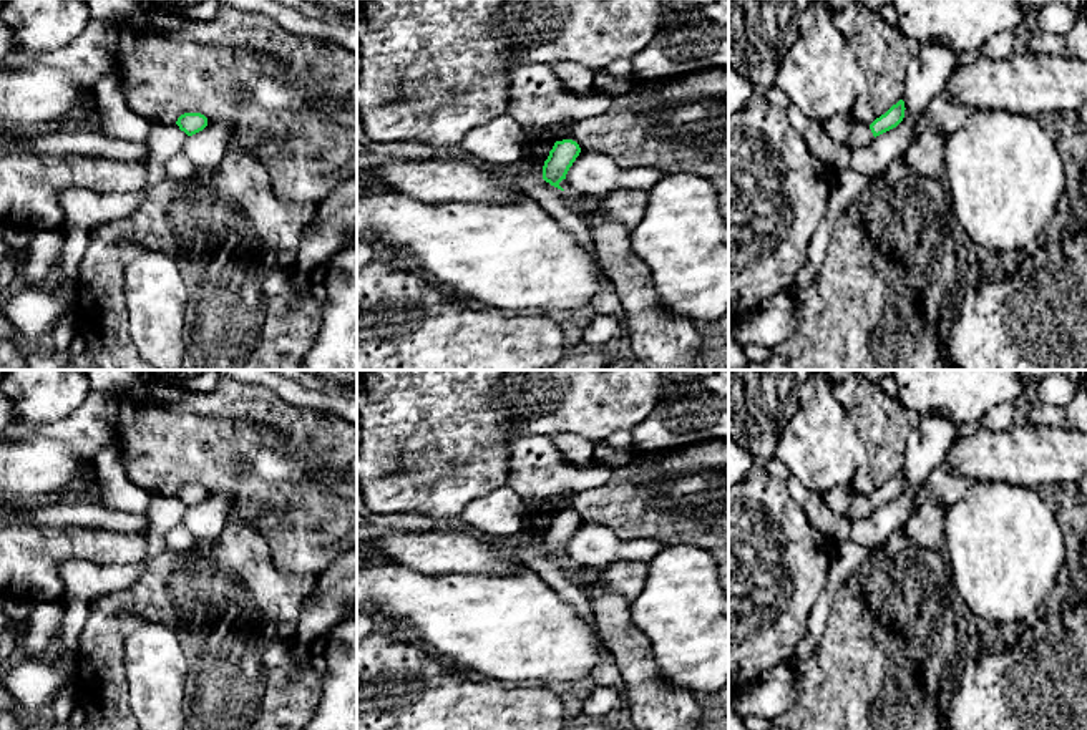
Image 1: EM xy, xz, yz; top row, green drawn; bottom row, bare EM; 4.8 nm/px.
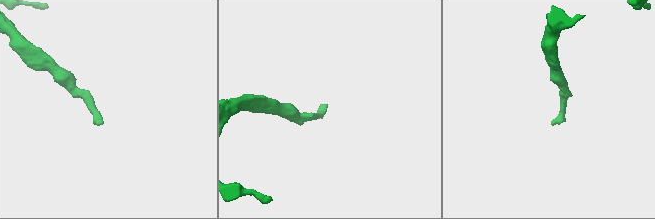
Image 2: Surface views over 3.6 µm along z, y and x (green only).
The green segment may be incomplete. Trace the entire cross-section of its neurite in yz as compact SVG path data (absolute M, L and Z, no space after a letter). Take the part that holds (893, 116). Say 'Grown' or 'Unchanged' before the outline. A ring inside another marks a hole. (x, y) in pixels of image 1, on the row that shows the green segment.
Grown. M899 100L885 114L876 118L870 126L855 123L848 141L845 143L850 151L868 146L876 136L896 128L904 118L904 101Z

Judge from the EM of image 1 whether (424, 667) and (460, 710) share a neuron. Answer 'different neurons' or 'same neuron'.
same neuron

